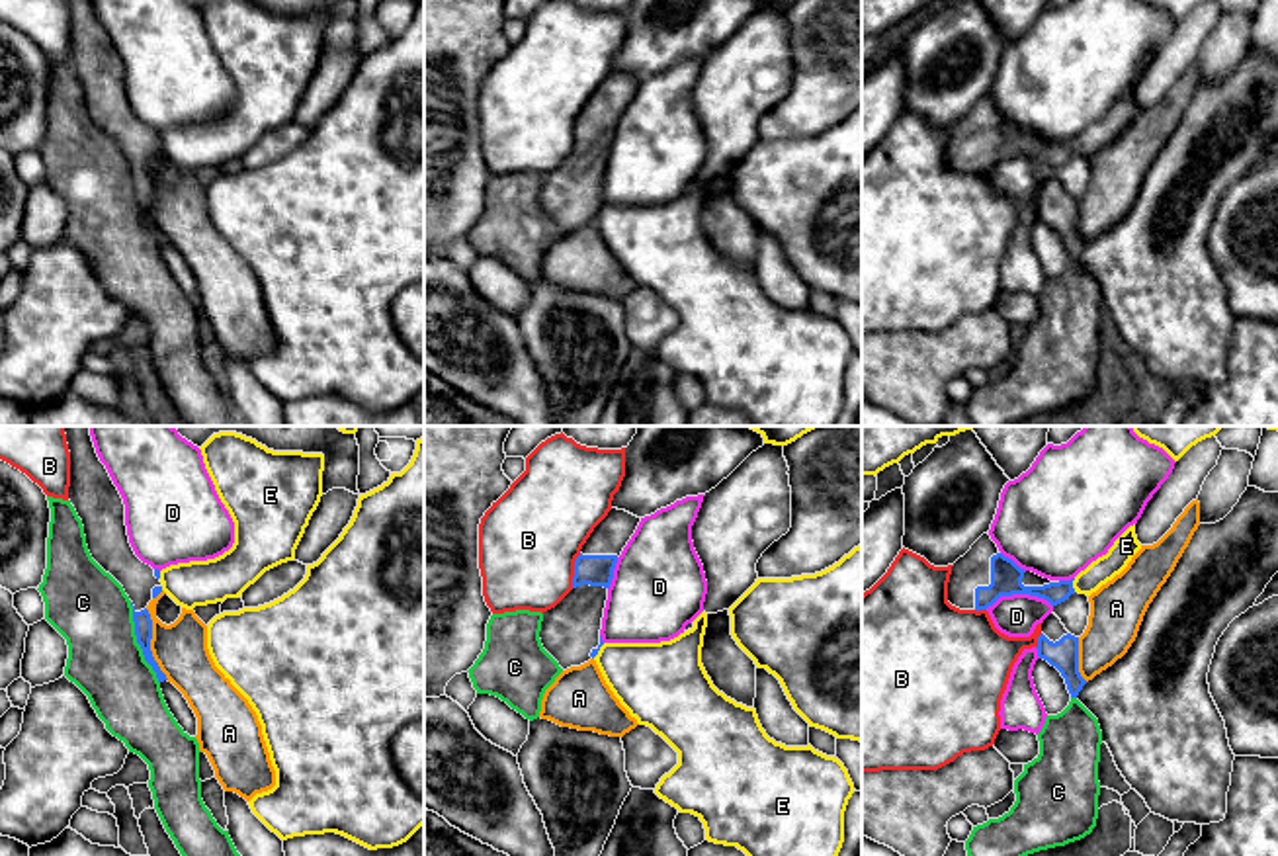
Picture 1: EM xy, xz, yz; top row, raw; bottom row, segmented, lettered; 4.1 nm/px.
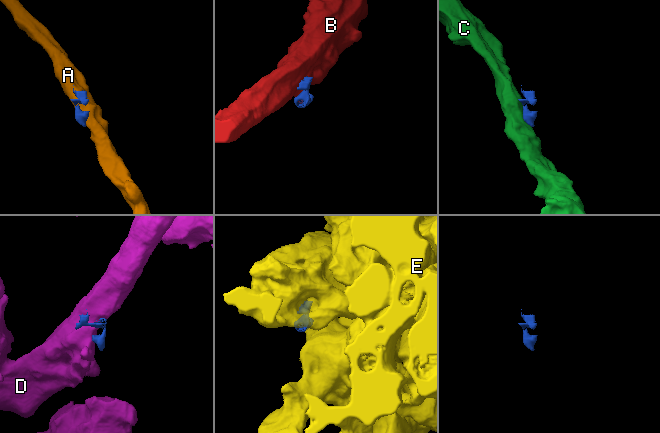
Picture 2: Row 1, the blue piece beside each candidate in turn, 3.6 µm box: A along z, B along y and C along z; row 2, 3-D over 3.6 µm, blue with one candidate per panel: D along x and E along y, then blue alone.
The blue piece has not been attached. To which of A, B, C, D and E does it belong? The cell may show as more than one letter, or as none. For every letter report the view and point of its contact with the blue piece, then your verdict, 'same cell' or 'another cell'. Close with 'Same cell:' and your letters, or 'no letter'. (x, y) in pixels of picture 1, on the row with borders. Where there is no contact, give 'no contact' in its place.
A: contact xy (149, 643); another cell
B: contact xz (575, 571); another cell
C: contact xy (137, 642); another cell
D: contact yz (1019, 593); another cell
E: contact yz (1071, 585); another cell
Same cell: no letter

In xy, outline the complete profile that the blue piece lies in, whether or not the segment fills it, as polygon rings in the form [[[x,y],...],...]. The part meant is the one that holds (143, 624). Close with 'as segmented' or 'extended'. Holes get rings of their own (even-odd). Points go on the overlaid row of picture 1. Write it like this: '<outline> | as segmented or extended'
[[[64,426],[70,451],[68,500],[84,526],[92,559],[125,590],[133,606],[137,643],[158,682],[168,680],[150,651],[152,620],[149,602],[162,592],[160,571],[143,563],[127,535],[125,504],[100,461],[88,426]]] | extended

